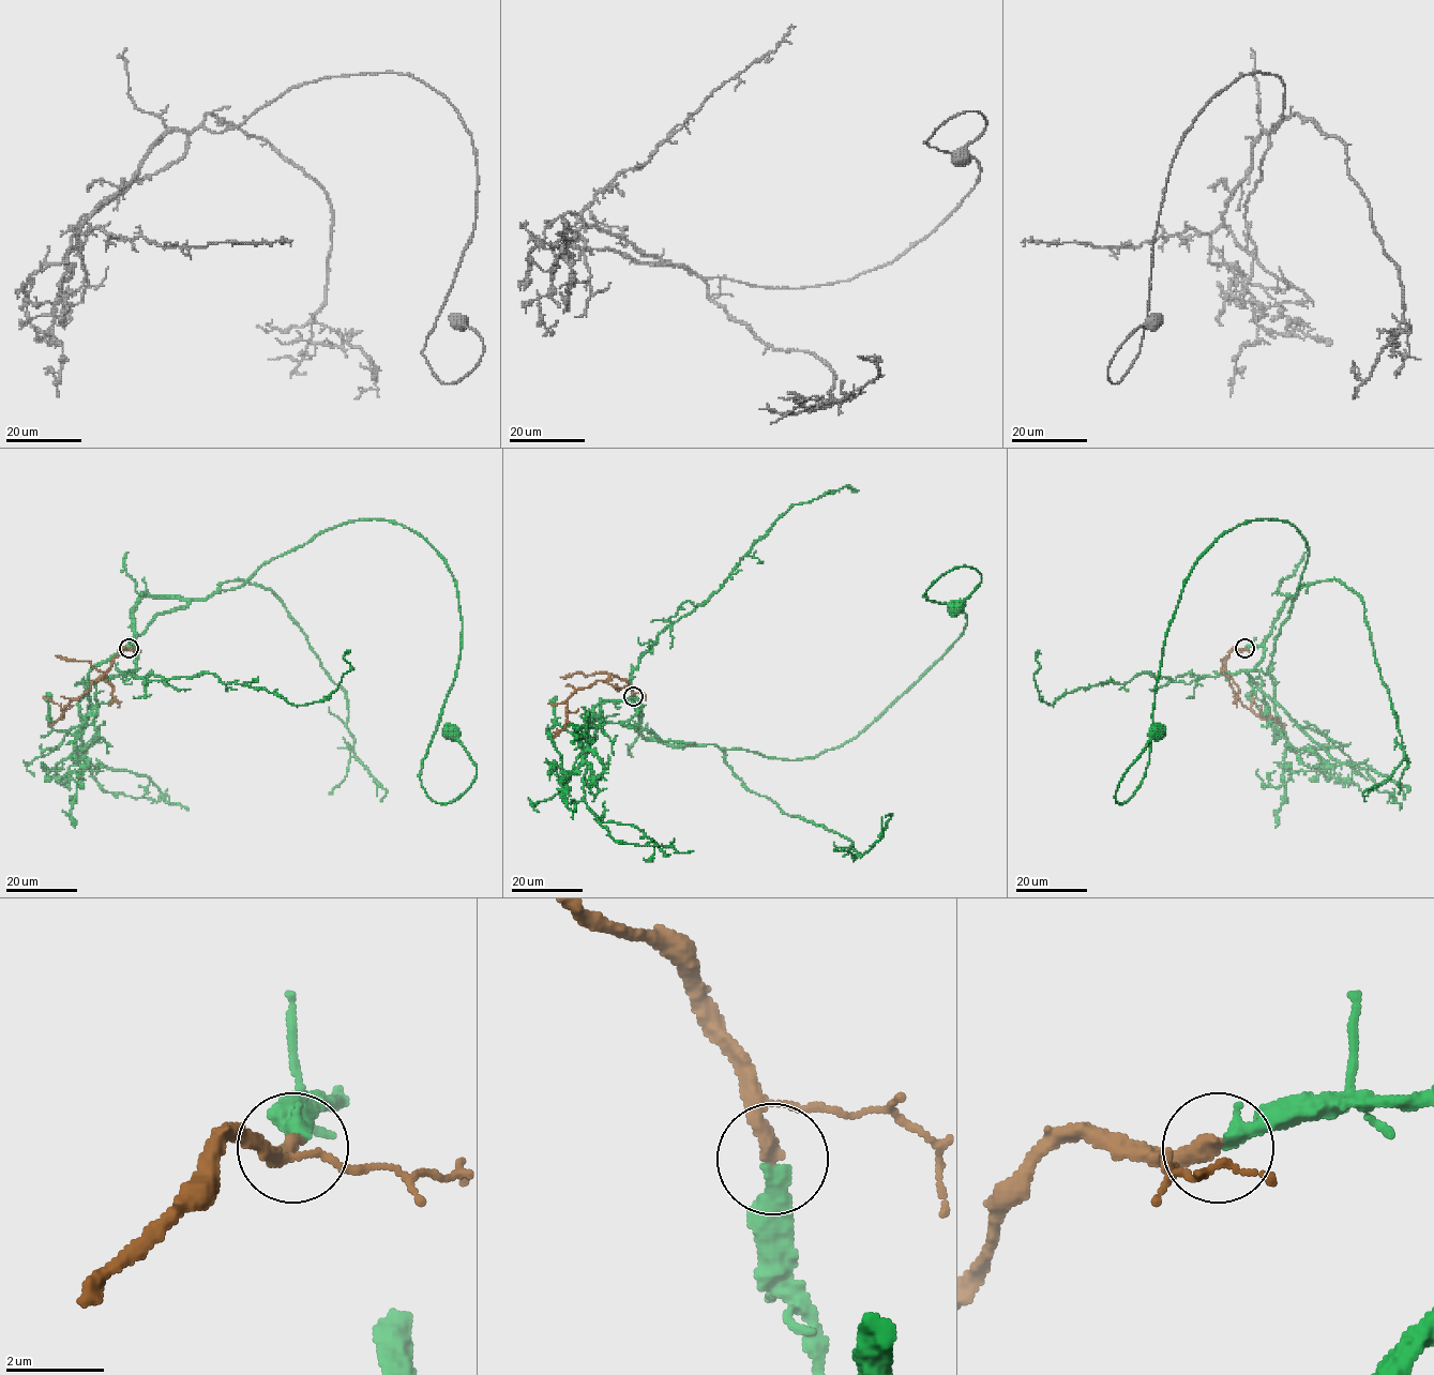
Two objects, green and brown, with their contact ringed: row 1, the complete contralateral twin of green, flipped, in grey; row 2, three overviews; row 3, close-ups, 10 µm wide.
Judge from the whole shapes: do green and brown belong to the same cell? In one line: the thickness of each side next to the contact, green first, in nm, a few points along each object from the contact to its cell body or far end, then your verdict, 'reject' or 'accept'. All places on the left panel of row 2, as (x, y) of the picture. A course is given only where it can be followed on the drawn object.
360/320 nm | green via (127, 649), (145, 597), (391, 519), (455, 584), (419, 777), (446, 804), (477, 770), (448, 733) | brown via (129, 649), (124, 648), (90, 688), (62, 709), (62, 718), (48, 724) | accept

